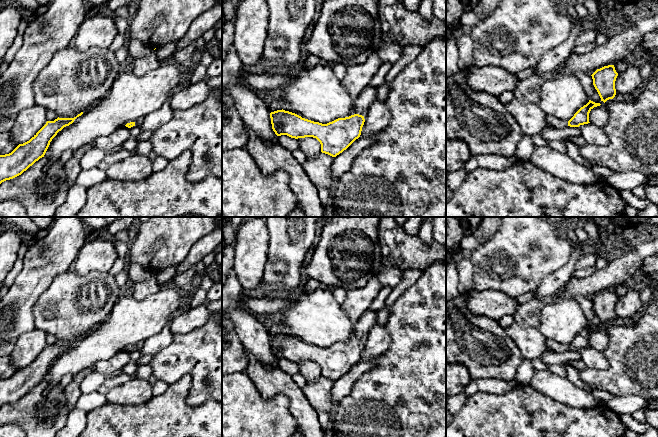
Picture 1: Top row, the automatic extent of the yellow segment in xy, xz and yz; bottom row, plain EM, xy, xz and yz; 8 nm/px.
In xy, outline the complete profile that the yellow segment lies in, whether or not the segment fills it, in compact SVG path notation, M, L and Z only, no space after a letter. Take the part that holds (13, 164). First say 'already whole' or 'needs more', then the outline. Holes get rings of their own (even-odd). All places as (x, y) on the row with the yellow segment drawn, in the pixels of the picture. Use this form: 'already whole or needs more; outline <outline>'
already whole; outline M83 112L74 118L57 118L46 124L27 142L19 144L11 153L0 155L0 184L21 175L40 158L44 157L50 142L64 127L69 126Z

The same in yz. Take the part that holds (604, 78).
already whole; outline M614 65L597 69L592 75L593 85L604 103L616 95L615 81L618 73Z

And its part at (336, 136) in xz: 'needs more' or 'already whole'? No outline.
needs more

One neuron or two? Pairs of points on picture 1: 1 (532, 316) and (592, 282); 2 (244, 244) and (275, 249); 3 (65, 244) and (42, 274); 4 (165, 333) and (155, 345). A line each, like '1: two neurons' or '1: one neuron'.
1: one neuron
2: two neurons
3: one neuron
4: one neuron

